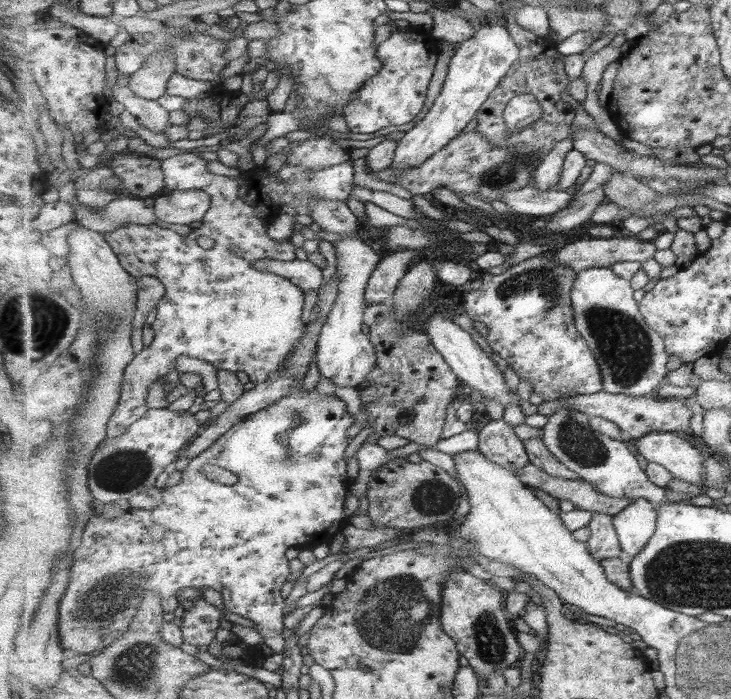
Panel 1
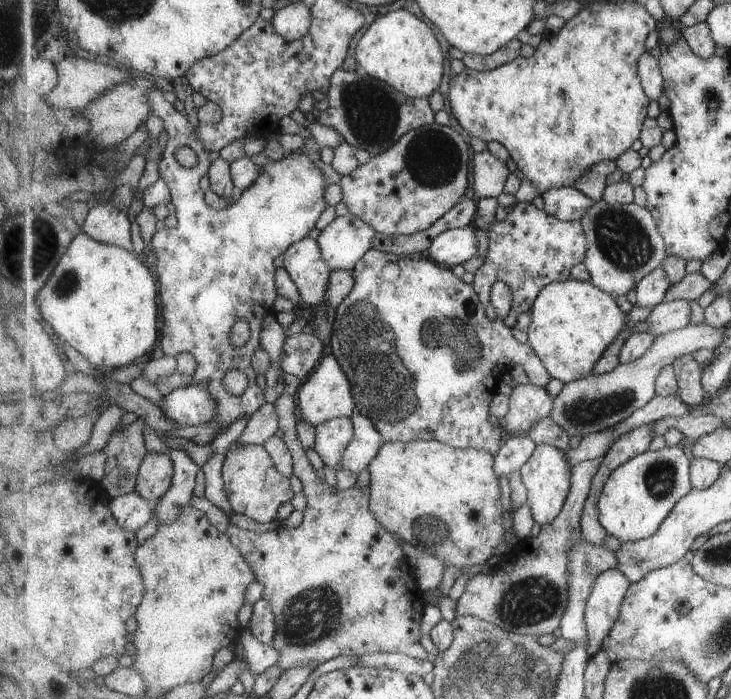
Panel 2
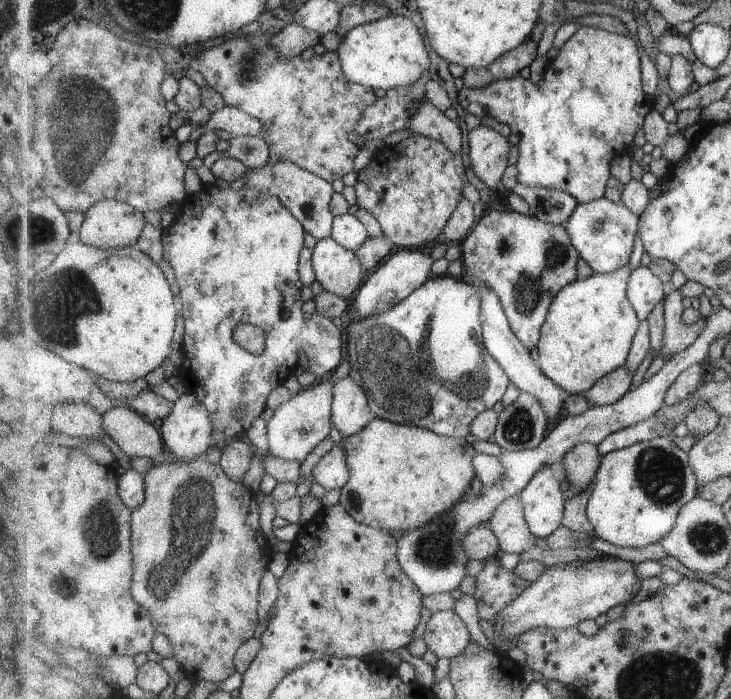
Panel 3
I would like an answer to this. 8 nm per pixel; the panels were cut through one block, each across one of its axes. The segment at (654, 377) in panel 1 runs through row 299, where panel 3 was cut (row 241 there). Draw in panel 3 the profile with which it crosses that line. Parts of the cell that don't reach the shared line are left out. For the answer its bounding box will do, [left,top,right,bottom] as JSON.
[564,197,639,273]

